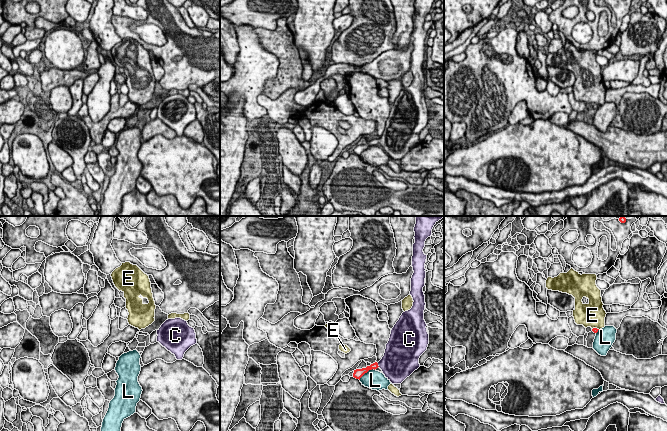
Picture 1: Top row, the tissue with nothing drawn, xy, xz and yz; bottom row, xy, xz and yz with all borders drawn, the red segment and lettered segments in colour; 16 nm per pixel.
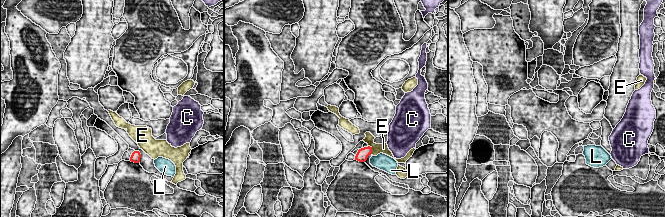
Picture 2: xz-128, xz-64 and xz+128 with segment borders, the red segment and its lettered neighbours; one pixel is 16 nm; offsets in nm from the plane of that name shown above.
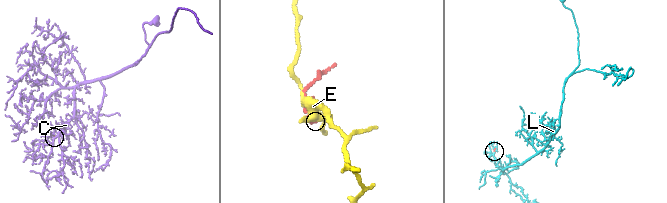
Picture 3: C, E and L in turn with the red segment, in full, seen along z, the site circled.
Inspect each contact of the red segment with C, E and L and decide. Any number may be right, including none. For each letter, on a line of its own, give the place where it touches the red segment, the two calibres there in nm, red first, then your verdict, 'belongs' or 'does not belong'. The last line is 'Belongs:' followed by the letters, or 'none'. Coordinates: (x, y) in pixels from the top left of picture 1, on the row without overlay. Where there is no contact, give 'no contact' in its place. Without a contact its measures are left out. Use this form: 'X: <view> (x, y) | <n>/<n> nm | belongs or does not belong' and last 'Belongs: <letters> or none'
C: xz (377, 141) | 100/400 nm | belongs
E: yz (596, 104) | 90/380 nm | does not belong
L: xz (366, 148) | 160/320 nm | does not belong
Belongs: C

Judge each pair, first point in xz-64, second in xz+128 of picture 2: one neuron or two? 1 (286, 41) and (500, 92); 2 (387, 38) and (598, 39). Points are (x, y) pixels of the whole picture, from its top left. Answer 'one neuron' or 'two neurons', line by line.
1: one neuron
2: one neuron

